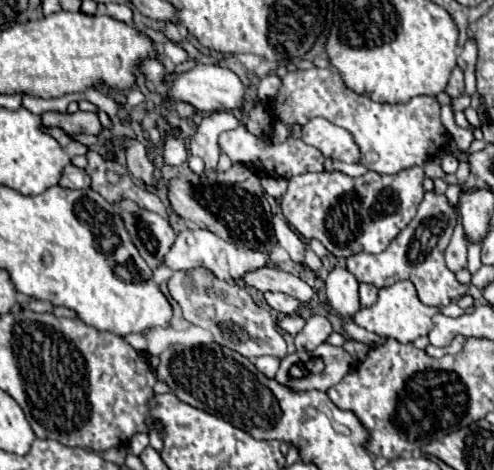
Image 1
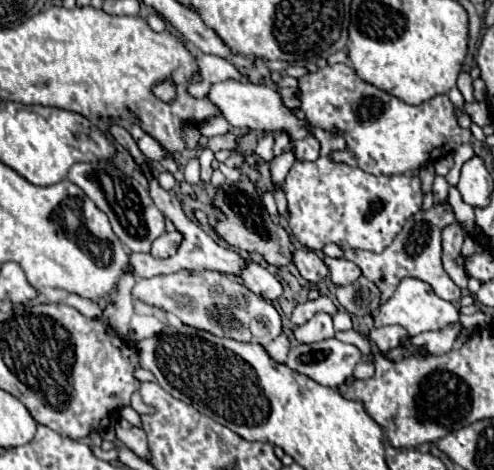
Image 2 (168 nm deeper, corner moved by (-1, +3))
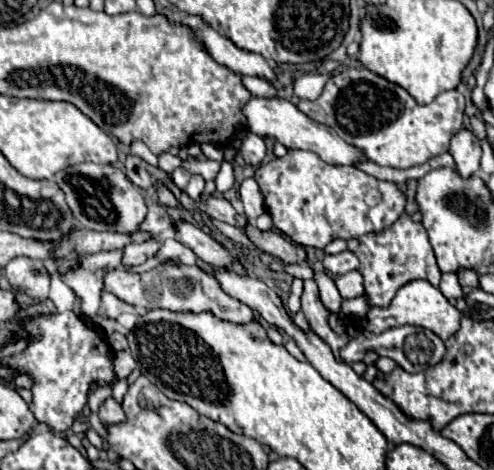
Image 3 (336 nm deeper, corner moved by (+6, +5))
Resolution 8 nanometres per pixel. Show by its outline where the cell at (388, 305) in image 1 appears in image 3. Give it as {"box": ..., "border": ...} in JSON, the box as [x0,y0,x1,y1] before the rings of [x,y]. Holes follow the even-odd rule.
{"box":[366,281,462,341],"border":[[[410,281],[398,289],[396,297],[392,299],[392,303],[386,309],[382,309],[382,307],[370,309],[370,313],[366,315],[366,331],[382,333],[384,329],[390,329],[396,325],[414,325],[414,327],[430,329],[442,341],[446,341],[460,329],[460,317],[462,317],[460,311],[448,303],[448,299],[440,293],[440,289],[432,287],[428,281]]]}

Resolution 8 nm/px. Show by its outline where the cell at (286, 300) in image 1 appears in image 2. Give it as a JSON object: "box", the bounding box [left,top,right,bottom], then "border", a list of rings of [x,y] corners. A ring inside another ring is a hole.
{"box":[239,261,283,301],"border":[[[251,261],[251,263],[245,263],[243,265],[243,271],[239,273],[243,285],[253,291],[255,295],[267,299],[267,301],[275,301],[281,293],[283,293],[283,287],[281,283],[267,271],[263,269],[259,263]]]}

